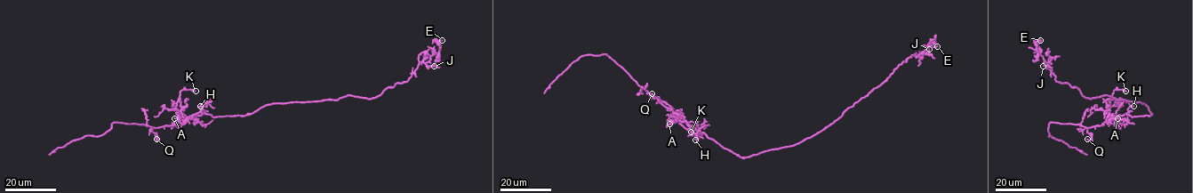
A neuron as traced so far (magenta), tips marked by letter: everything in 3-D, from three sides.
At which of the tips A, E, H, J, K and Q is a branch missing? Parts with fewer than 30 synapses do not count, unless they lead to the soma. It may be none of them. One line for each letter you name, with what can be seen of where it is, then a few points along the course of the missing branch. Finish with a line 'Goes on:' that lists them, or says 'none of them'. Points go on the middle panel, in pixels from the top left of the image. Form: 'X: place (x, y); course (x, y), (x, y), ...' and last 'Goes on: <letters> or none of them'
Goes on: none of them

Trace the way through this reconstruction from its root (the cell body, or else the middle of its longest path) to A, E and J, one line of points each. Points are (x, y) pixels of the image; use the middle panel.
A: (746, 156), (740, 156), (723, 148), (684, 122), (676, 120), (669, 124)
E: (746, 156), (795, 145), (811, 138), (877, 87), (909, 56), (918, 56), (934, 42), (933, 46), (937, 46)
J: (746, 156), (795, 145), (818, 133), (877, 87), (909, 56), (918, 56), (929, 49)

